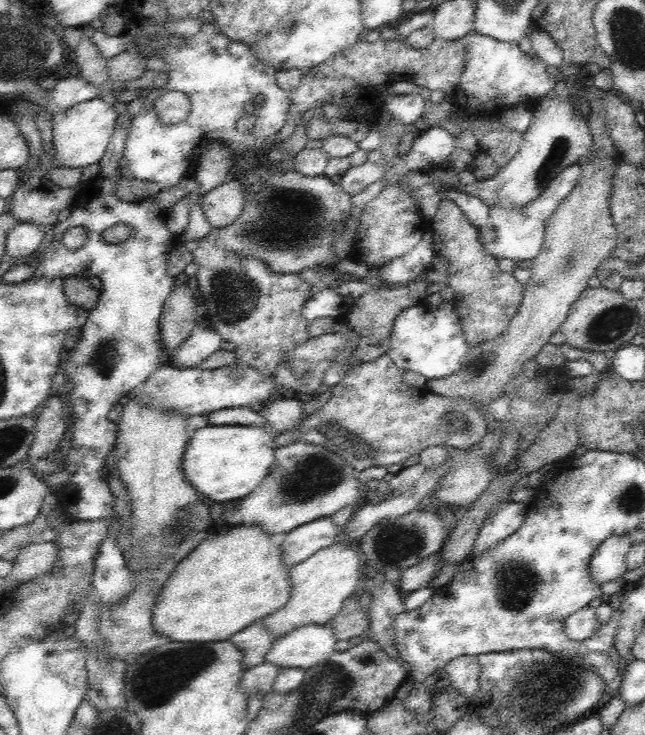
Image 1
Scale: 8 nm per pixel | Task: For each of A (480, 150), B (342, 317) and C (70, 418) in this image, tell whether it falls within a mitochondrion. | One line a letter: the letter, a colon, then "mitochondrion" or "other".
A: other
B: other
C: other

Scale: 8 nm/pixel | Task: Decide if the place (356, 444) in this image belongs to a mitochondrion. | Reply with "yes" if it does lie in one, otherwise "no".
yes

